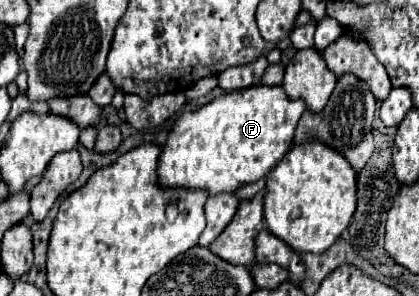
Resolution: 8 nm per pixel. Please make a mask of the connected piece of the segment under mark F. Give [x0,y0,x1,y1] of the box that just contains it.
[159,86,305,196]

